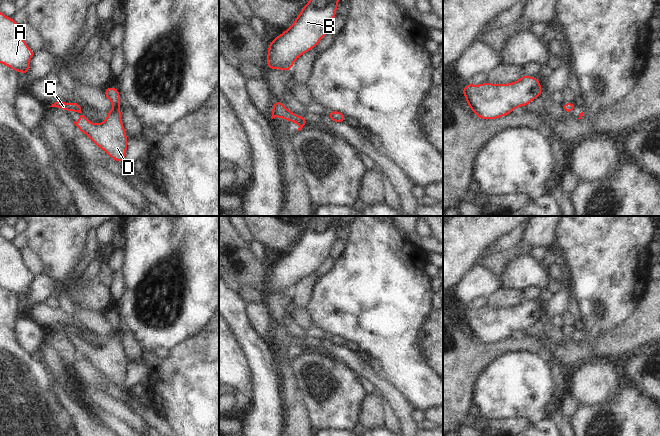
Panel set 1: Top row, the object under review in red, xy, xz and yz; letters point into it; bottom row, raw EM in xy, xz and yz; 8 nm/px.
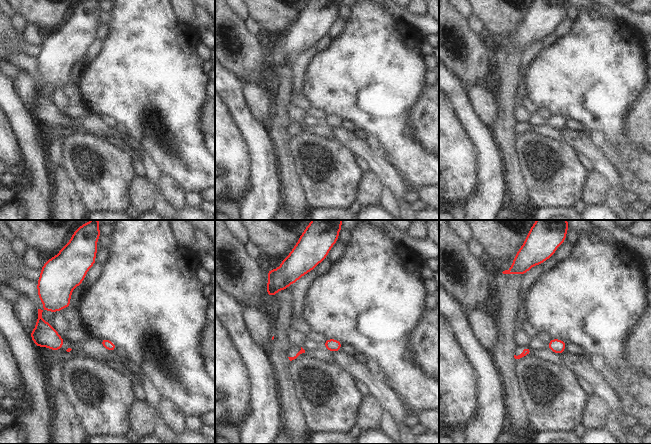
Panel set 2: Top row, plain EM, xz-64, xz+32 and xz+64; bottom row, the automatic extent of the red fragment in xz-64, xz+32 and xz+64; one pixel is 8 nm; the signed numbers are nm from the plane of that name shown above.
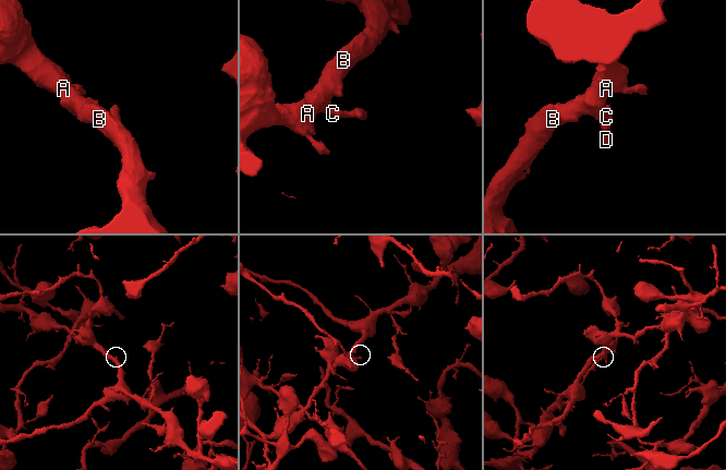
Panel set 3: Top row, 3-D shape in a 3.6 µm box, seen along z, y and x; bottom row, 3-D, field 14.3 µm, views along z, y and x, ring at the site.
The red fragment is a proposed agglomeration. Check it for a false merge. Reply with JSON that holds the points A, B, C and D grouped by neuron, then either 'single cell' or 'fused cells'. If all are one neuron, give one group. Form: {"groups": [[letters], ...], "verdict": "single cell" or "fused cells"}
{"groups": [["A", "B", "C"], ["D"]], "verdict": "fused cells"}

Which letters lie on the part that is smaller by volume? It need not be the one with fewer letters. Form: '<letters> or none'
D.

